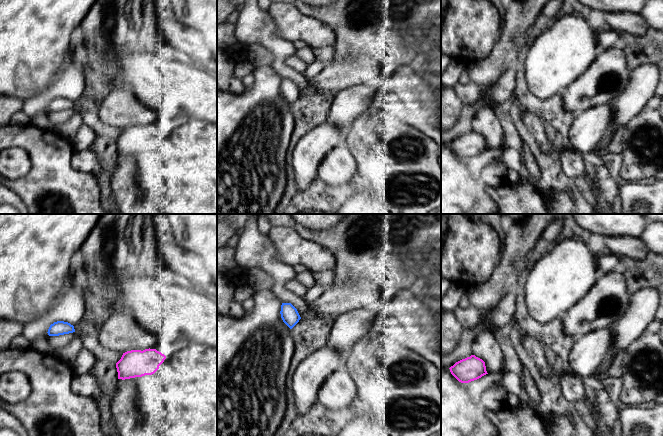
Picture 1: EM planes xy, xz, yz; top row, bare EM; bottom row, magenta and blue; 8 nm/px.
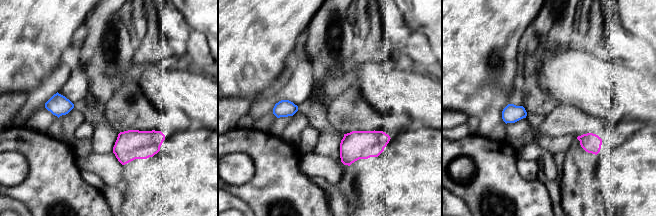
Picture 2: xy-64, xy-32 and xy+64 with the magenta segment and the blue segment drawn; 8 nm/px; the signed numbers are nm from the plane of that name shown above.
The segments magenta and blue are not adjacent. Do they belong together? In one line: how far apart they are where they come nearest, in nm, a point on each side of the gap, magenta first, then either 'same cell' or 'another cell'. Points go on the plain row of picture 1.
gap 420 nm; span xy (116, 139), (74, 107); another cell

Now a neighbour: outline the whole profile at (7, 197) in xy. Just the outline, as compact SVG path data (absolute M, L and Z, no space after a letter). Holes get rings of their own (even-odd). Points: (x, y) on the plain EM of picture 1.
M0 183L0 206L10 205L15 207L20 214L29 214L27 206L15 192Z

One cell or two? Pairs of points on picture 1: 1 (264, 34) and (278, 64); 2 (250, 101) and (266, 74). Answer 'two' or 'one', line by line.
1: one
2: one

